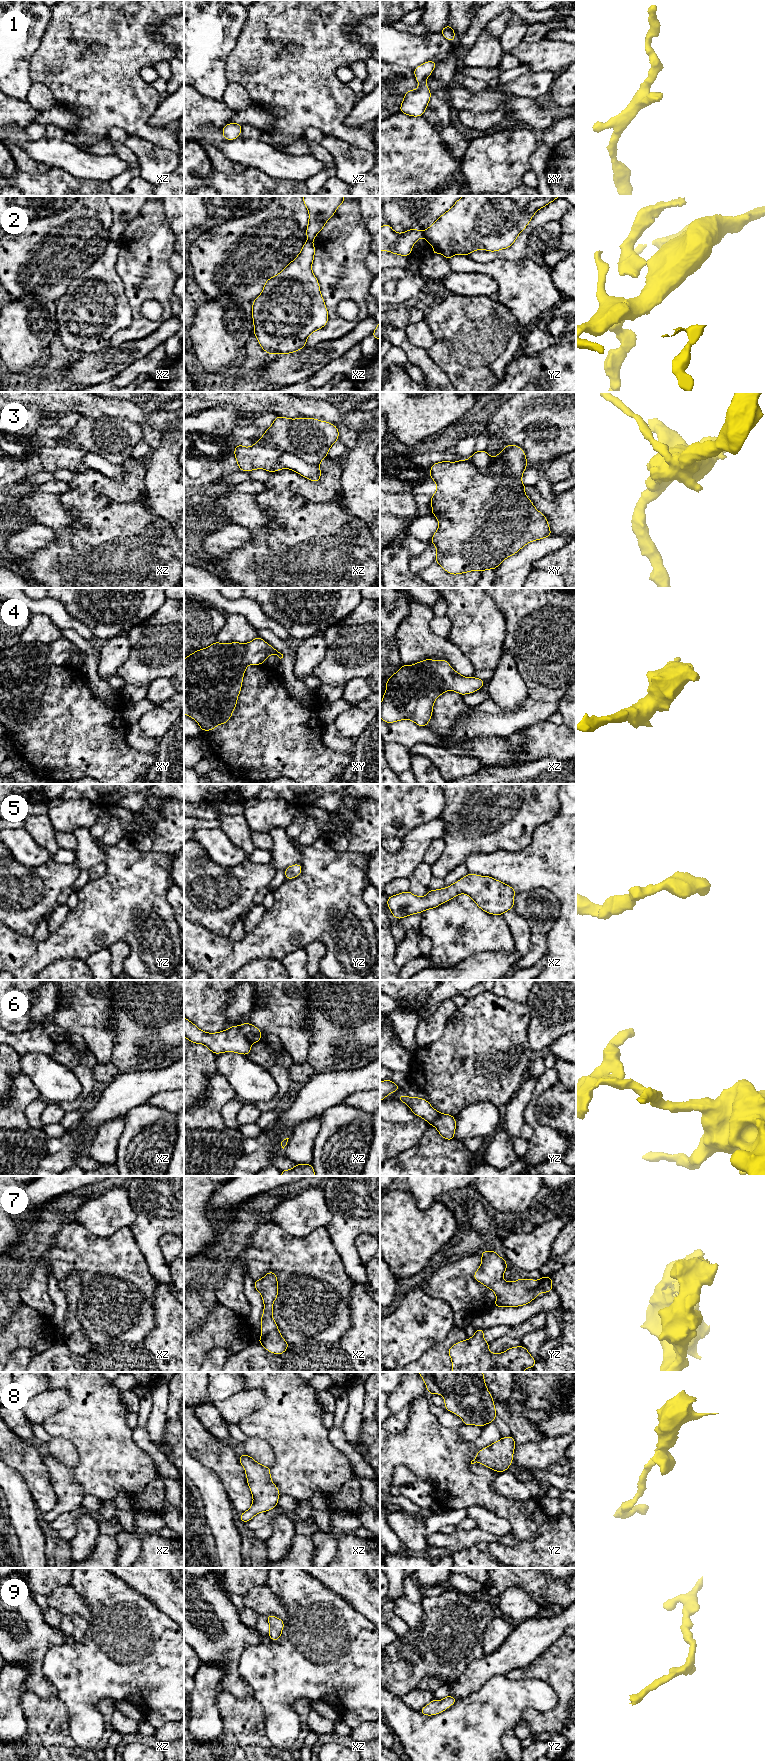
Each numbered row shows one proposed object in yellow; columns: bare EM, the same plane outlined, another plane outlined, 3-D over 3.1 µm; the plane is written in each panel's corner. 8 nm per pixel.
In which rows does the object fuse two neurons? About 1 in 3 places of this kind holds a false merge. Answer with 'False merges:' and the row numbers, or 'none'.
False merges: 2, 3, 6

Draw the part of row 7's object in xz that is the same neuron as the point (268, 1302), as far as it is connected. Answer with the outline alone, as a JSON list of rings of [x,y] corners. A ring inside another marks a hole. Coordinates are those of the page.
[[[268,1272],[263,1278],[255,1280],[255,1289],[260,1293],[264,1310],[260,1320],[262,1335],[259,1343],[273,1354],[283,1354],[289,1343],[282,1337],[276,1322],[273,1319],[273,1302],[278,1297],[278,1281],[274,1272]]]

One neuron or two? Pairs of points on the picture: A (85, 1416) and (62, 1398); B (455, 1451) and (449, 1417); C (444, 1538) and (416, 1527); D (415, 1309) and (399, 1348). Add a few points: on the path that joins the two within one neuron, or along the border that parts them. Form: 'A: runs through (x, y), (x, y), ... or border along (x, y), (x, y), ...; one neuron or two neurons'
A: border along (66, 1389), (69, 1395), (69, 1403), (49, 1417); two neurons
B: border along (437, 1417), (443, 1425), (456, 1429); two neurons
C: border along (427, 1536), (426, 1544); two neurons
D: runs through (412, 1319), (412, 1328), (402, 1338); one neuron

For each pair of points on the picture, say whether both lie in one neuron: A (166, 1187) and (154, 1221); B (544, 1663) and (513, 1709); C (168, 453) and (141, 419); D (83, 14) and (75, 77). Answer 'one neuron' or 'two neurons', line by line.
A: one neuron
B: two neurons
C: two neurons
D: one neuron

